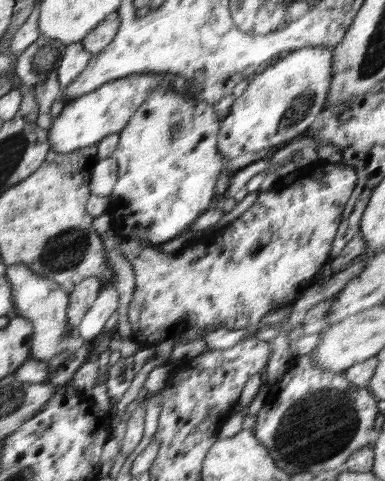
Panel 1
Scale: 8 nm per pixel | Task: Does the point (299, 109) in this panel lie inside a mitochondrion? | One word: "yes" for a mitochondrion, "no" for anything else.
yes

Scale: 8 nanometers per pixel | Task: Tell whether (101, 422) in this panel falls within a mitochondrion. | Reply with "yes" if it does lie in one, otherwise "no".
no

